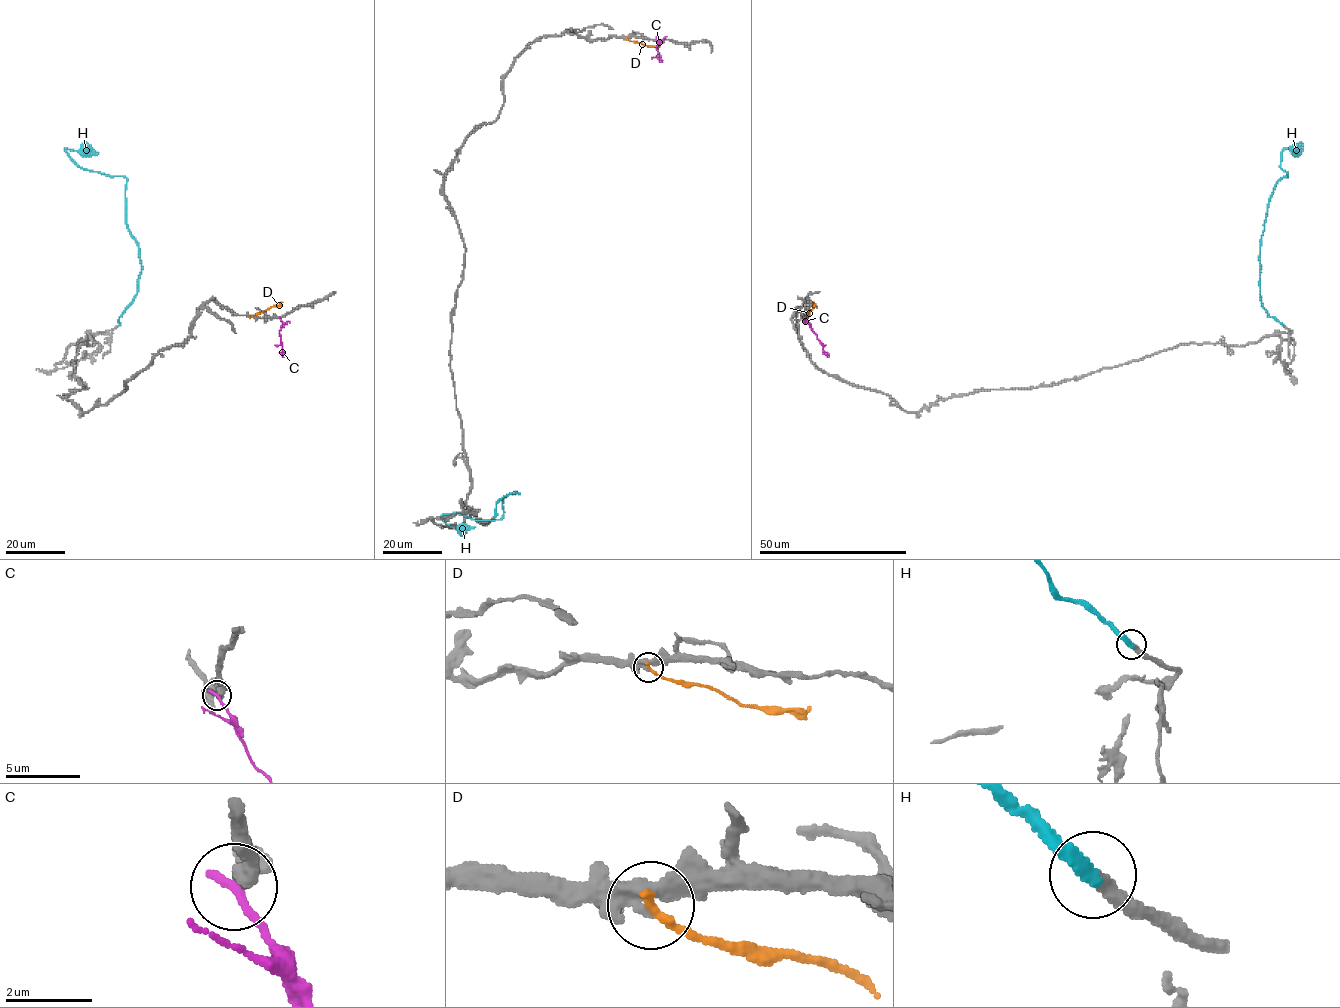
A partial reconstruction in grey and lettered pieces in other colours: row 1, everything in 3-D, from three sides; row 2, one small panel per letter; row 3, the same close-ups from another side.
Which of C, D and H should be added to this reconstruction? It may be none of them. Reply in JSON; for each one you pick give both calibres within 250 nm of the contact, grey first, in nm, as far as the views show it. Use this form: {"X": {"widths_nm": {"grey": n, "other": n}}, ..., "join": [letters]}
{"H": {"widths_nm": {"grey": 280, "other": 320}}, "join": ["H"]}

